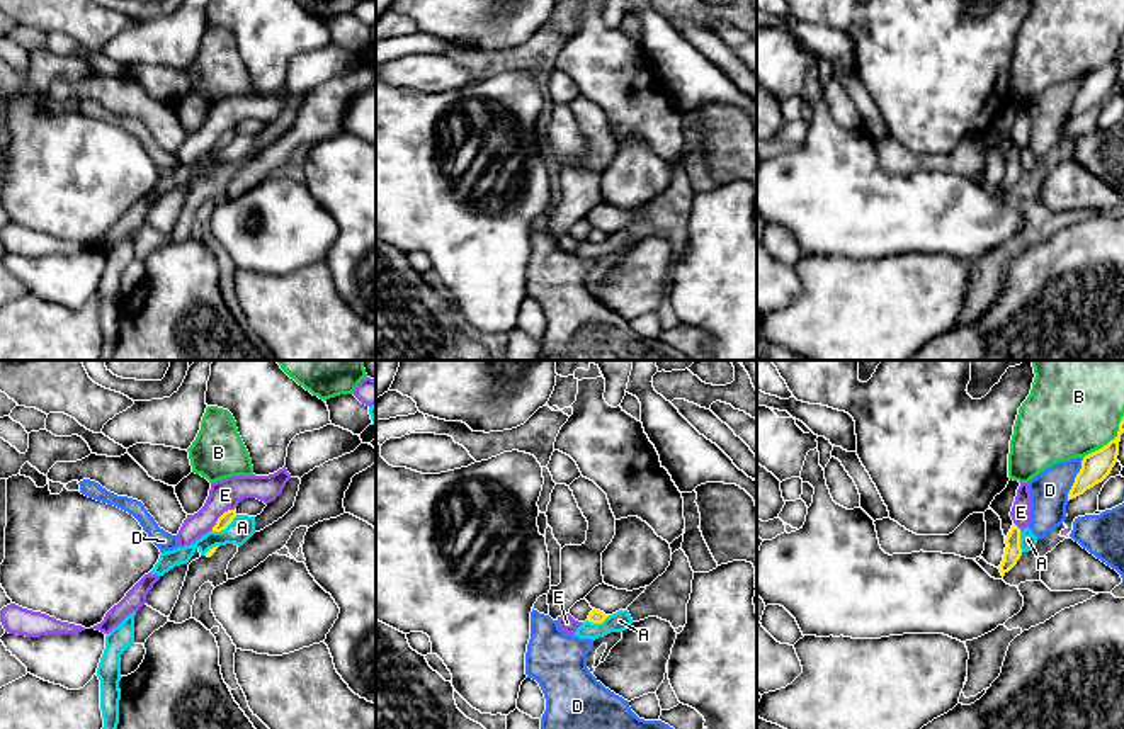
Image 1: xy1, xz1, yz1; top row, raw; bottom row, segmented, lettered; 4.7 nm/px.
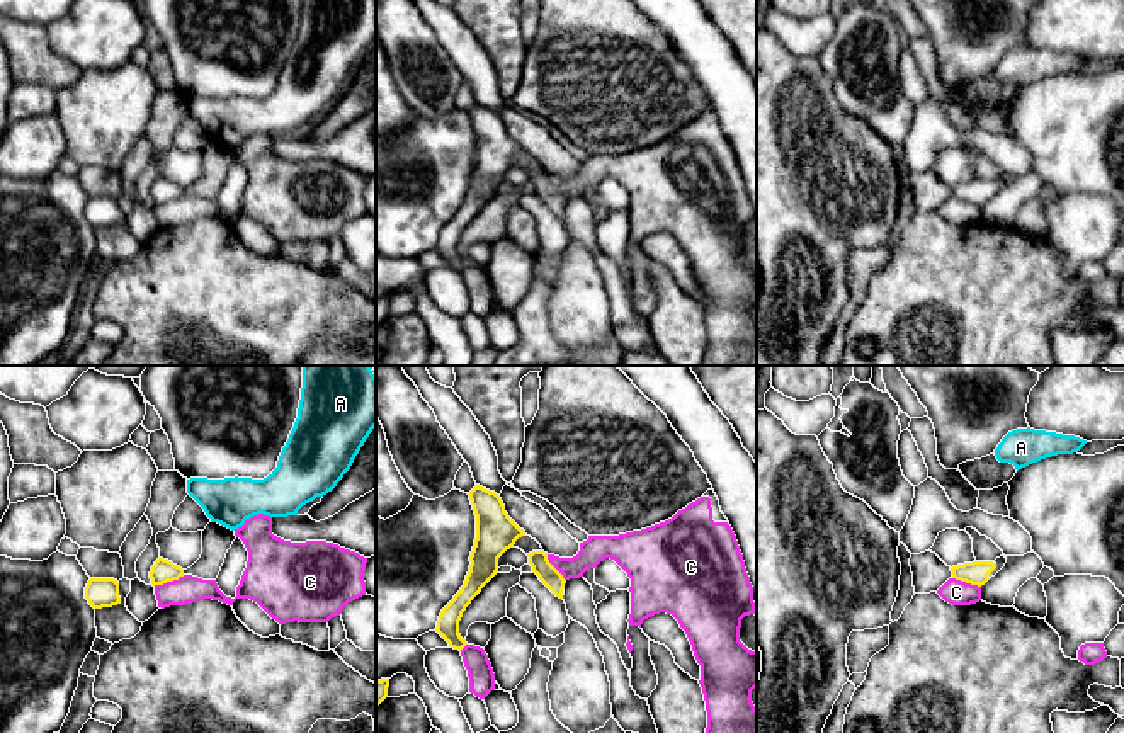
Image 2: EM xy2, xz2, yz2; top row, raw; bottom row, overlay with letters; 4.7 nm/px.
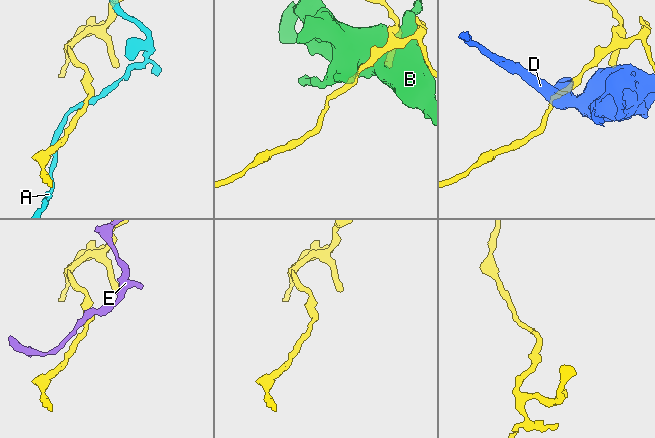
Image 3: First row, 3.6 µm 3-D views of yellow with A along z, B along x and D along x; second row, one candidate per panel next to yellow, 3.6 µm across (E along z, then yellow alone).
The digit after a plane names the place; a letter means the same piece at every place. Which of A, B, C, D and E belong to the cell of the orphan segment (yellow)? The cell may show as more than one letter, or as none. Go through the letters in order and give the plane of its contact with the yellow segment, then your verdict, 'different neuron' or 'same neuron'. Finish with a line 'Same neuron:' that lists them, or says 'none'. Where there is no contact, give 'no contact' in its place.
A: xy1 | different neuron
B: yz1 | different neuron
C: xy2 | different neuron
D: yz1 | different neuron
E: xy1 | different neuron
Same neuron: none

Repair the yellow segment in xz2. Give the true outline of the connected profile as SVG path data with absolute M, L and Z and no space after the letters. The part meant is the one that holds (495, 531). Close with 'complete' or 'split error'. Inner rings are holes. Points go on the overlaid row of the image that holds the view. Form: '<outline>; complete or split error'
M476 485L468 495L476 515L476 539L469 556L471 565L464 585L442 609L435 628L449 646L459 651L468 645L459 634L463 612L497 575L498 558L514 548L519 537L525 536L525 531L508 517L502 498L495 492Z; complete

